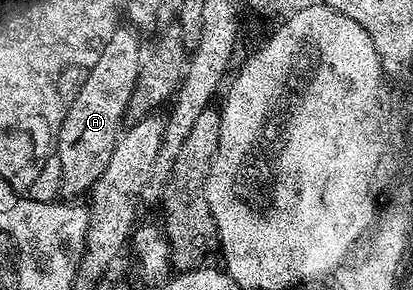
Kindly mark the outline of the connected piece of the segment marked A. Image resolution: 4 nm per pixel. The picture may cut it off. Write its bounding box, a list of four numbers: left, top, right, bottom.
[54,28,142,195]

